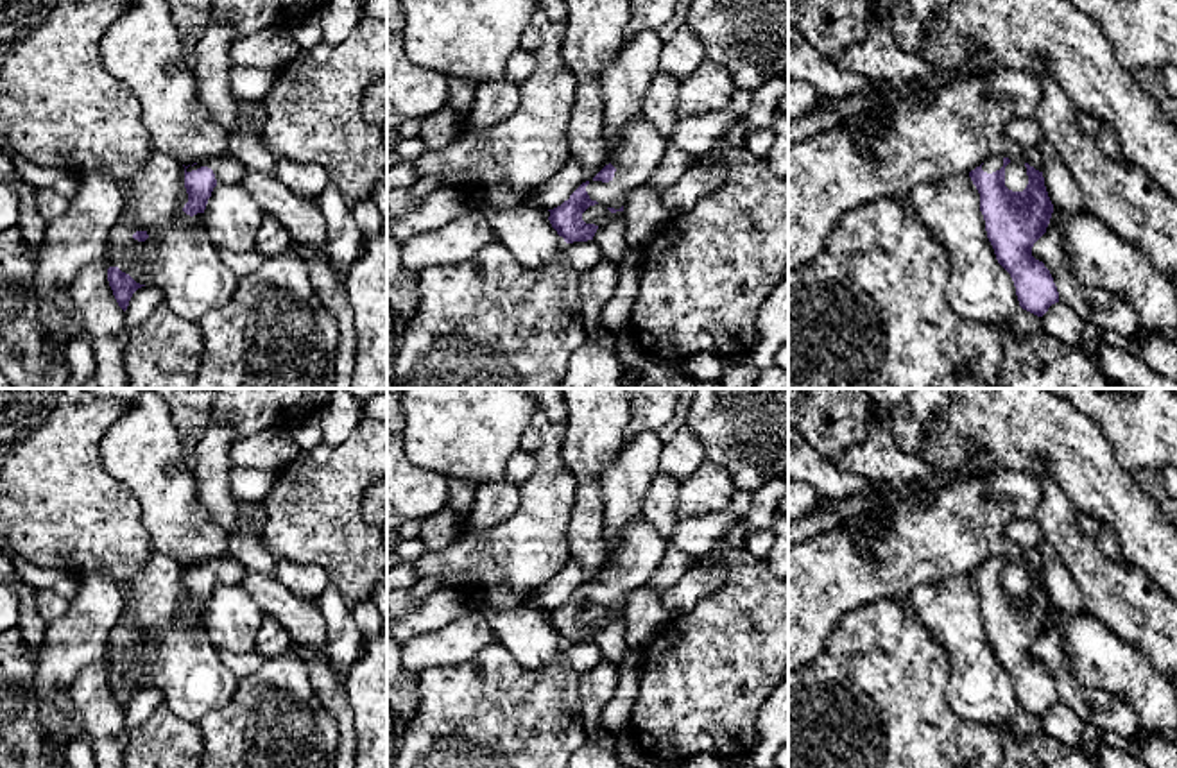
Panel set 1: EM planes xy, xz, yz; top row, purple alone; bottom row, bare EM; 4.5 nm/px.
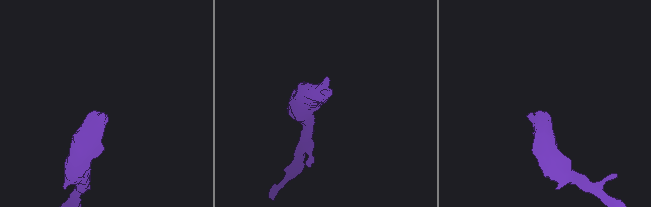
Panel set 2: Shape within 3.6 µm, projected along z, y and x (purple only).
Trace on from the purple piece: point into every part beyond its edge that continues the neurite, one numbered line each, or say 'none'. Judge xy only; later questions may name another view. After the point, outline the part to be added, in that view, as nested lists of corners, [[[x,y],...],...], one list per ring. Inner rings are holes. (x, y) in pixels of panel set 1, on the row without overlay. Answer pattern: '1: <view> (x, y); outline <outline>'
1: xy (228, 570); outline [[[229,553],[219,559],[211,559],[206,562],[201,562],[197,566],[190,566],[186,573],[197,571],[201,567],[208,567],[213,571],[217,584],[238,584],[242,576],[245,575],[245,567]]]

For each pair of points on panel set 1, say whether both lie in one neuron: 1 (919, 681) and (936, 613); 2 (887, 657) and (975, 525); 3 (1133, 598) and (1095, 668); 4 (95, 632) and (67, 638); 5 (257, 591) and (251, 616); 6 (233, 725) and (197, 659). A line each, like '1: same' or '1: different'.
1: different
2: different
3: different
4: same
5: different
6: different

